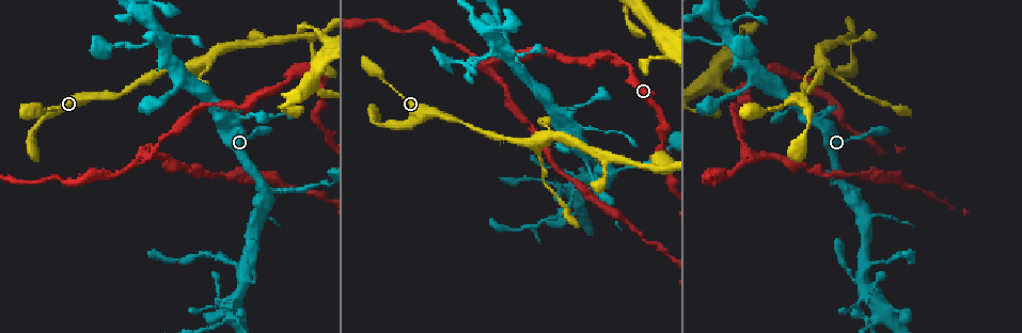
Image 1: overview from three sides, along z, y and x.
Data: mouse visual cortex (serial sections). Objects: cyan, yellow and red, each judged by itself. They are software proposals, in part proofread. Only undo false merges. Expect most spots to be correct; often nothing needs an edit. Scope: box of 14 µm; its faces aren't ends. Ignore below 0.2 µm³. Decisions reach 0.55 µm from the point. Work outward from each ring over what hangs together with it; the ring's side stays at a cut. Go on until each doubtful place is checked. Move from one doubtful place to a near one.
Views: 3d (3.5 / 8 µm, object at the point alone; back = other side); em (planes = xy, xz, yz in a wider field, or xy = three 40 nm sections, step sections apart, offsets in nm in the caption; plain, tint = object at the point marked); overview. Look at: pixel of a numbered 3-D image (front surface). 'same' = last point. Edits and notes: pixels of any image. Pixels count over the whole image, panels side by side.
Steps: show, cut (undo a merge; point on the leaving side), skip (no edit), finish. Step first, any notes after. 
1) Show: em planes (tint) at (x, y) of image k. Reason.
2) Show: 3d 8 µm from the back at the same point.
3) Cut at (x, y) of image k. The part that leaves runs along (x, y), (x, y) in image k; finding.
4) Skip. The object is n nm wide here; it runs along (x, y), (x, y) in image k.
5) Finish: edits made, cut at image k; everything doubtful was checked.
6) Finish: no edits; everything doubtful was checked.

Show: 3d 3.5 µm from the back at (596, 55) of image 1. Sharp bend.

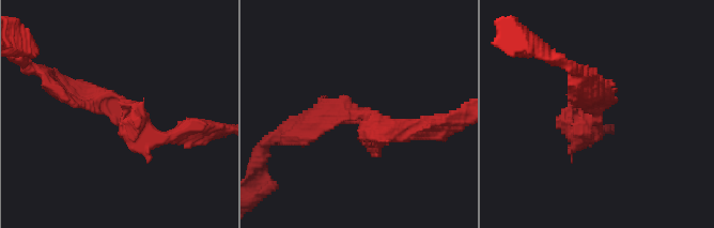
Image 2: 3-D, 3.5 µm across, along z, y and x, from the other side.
Show: em xy step 5 (tint) at (352, 112) of image 2.

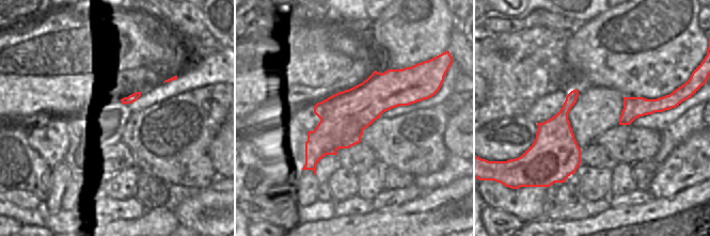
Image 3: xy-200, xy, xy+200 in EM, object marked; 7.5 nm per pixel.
Skip. It runs along (52, 87), (168, 137) in image 2; one cell here.

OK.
Show: 3d 3.5 µm at (749, 157) of image 1. Three-way junction.

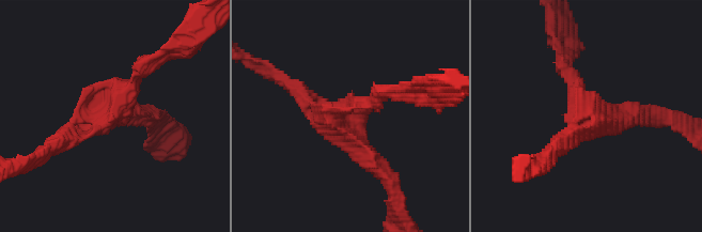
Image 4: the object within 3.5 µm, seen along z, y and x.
Show: em planes (tint) at (101, 117) of image 4. 3 arms meet here; the arms are 150, 200, 250 nm wide.

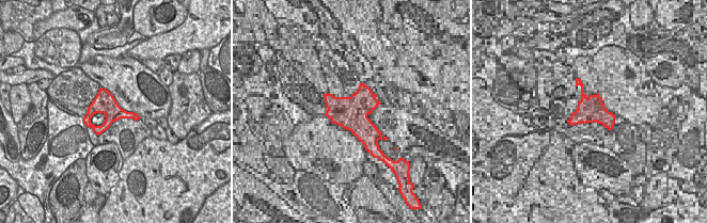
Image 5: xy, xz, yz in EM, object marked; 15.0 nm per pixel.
Skip. It runs along (567, 73), (576, 116), (641, 112) in image 4; continuous, no second cell.

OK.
Show: 3d 3.5 µm at (872, 325) of image 1. Calibre changes.

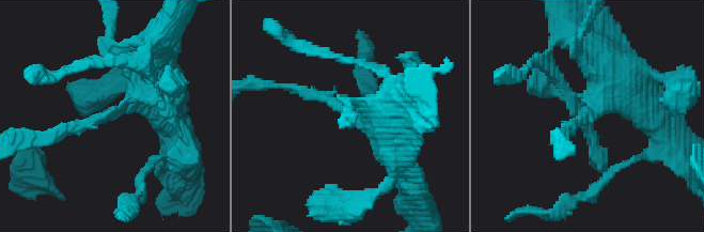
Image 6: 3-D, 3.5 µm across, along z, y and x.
Show: em xy step 5 (tint) at (589, 114) of image 6. The arms are 150, 400 nm wide; need the tissue.

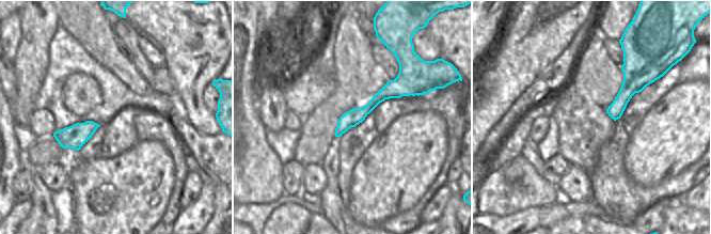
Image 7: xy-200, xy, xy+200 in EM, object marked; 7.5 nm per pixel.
Skip. It runs along (149, 65), (115, 111), (46, 137) in image 6; all the same cell.

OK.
Finish: no edits; everything doubtful was checked.

